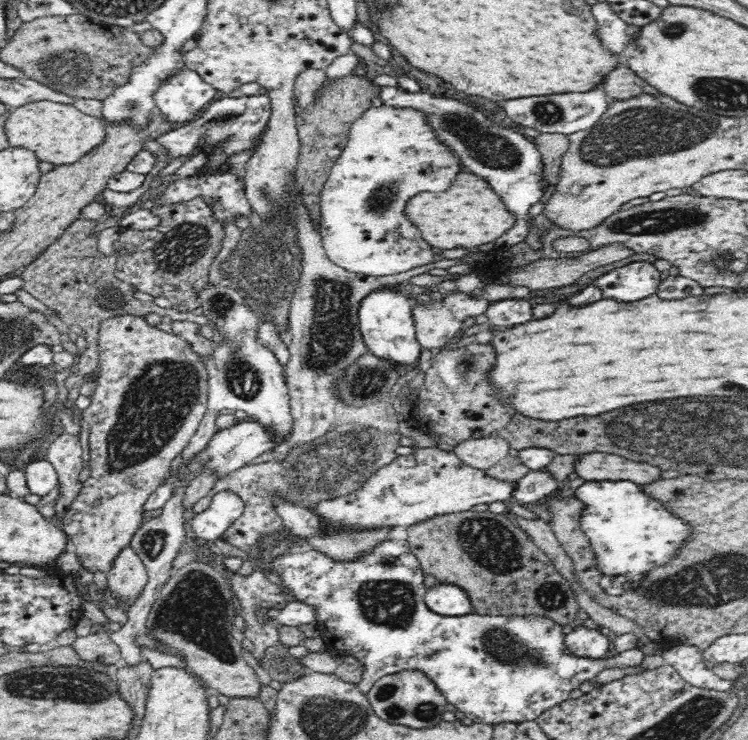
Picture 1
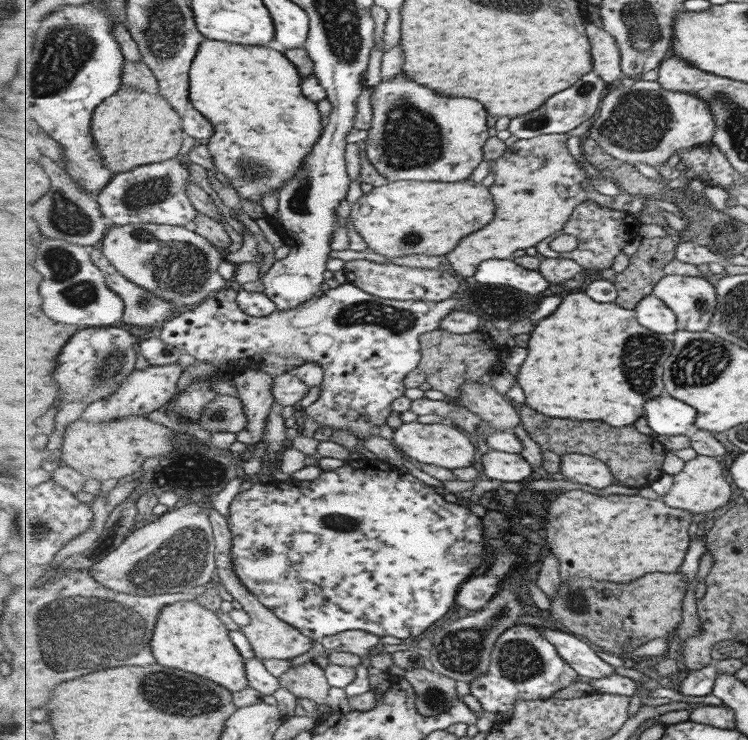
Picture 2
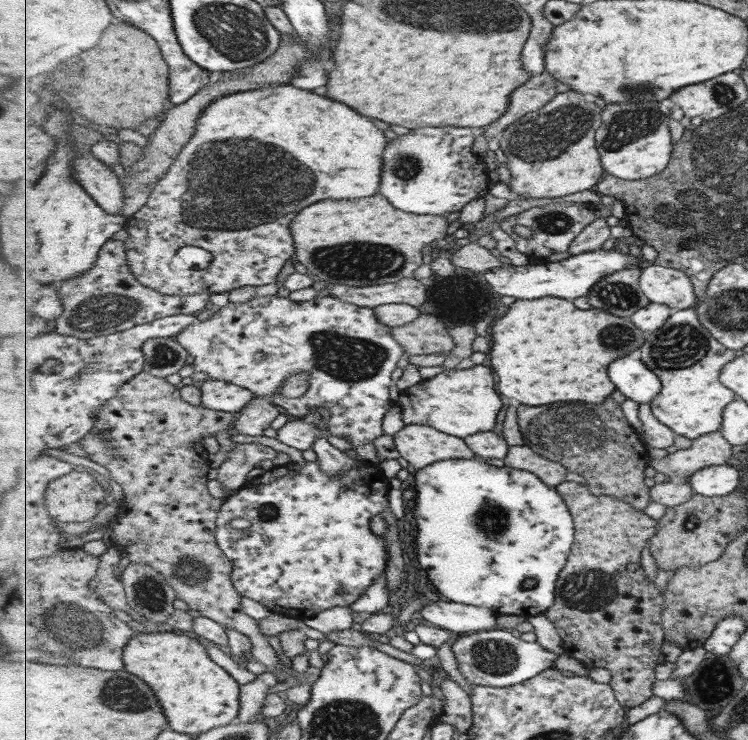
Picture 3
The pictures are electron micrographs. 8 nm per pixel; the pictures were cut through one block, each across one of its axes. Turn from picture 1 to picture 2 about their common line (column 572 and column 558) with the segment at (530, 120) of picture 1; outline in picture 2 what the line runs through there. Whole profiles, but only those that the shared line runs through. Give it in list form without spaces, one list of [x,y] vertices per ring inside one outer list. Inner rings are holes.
[[[594,72],[587,74],[568,90],[563,90],[563,93],[555,94],[552,98],[549,98],[541,108],[529,114],[510,119],[507,129],[511,135],[518,139],[530,139],[541,135],[569,132],[569,130],[581,126],[585,120],[589,120],[595,112],[599,112],[602,100],[609,88],[610,85]]]

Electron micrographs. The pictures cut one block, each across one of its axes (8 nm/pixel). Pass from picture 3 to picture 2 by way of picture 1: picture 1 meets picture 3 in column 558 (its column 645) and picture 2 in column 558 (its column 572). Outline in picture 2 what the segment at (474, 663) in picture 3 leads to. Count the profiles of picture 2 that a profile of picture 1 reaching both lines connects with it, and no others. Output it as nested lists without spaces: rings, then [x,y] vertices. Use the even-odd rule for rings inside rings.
[[[517,624],[501,634],[493,652],[492,663],[486,675],[469,684],[476,696],[475,704],[487,712],[501,713],[514,710],[520,700],[549,699],[551,694],[571,686],[580,674],[558,653],[557,647],[547,641],[535,625]]]

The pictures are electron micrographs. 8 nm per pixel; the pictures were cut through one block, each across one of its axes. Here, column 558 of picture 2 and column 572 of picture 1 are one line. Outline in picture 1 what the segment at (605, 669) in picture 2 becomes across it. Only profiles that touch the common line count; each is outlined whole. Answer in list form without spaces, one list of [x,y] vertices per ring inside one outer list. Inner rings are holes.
[[[578,626],[565,636],[567,646],[572,653],[590,657],[602,657],[612,647],[607,631],[600,628],[586,628]]]

